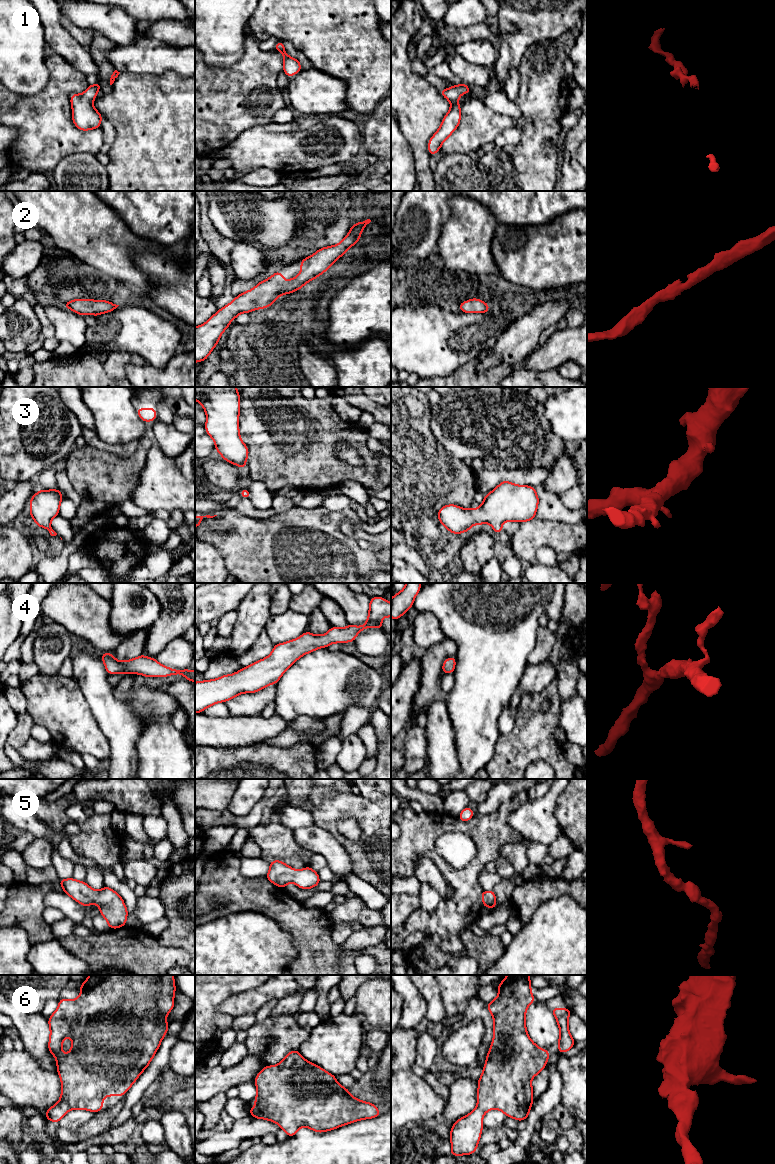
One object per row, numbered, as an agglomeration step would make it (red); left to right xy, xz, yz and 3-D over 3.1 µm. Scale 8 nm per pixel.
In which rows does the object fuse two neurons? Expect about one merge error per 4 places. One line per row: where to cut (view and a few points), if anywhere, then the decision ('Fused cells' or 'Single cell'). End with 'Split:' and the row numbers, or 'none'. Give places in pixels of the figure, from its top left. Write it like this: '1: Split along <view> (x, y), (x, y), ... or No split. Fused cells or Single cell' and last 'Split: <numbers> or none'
1: No split. Single cell
2: No split. Single cell
3: No split. Single cell
4: No split. Single cell
5: No split. Single cell
6: No split. Single cell
Split: none

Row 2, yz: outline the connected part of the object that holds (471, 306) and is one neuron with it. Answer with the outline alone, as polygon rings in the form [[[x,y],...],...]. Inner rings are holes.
[[[471,298],[469,301],[461,302],[460,311],[464,313],[488,313],[489,304],[477,298]]]

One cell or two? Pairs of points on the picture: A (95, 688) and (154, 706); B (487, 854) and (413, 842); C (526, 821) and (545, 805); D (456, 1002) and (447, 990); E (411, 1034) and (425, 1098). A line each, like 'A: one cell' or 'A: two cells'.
A: two cells
B: one cell
C: one cell
D: one cell
E: one cell

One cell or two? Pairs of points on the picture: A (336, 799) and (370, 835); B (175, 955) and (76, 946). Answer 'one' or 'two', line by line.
A: one
B: one

